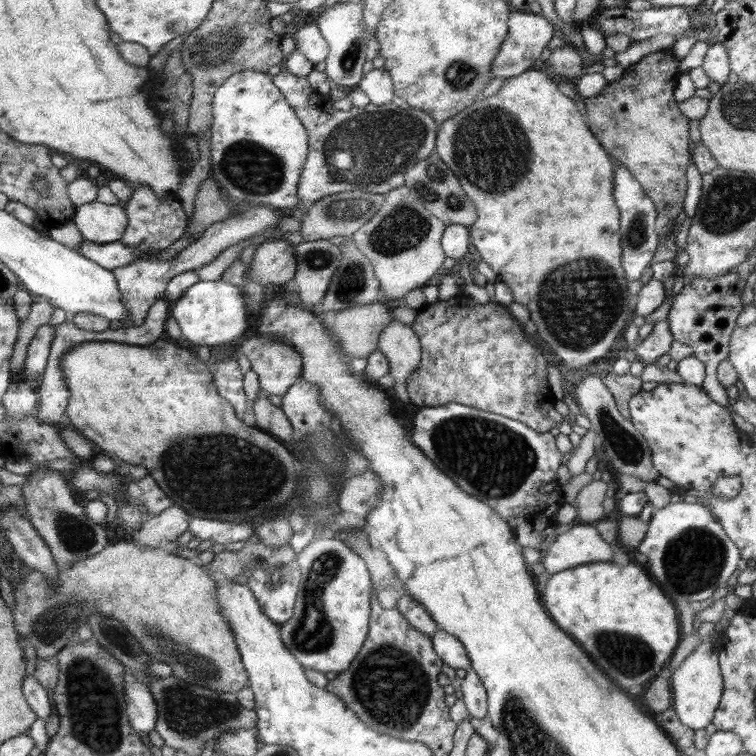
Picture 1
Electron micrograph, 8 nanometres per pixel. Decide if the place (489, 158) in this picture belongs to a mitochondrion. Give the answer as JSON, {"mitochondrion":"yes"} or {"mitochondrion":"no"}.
{"mitochondrion":"yes"}

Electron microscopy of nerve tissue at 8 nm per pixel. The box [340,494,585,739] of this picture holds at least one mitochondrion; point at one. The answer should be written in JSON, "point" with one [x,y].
{"point":[390,683]}

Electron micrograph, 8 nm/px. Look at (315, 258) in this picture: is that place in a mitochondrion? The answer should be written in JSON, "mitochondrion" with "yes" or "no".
{"mitochondrion":"yes"}

